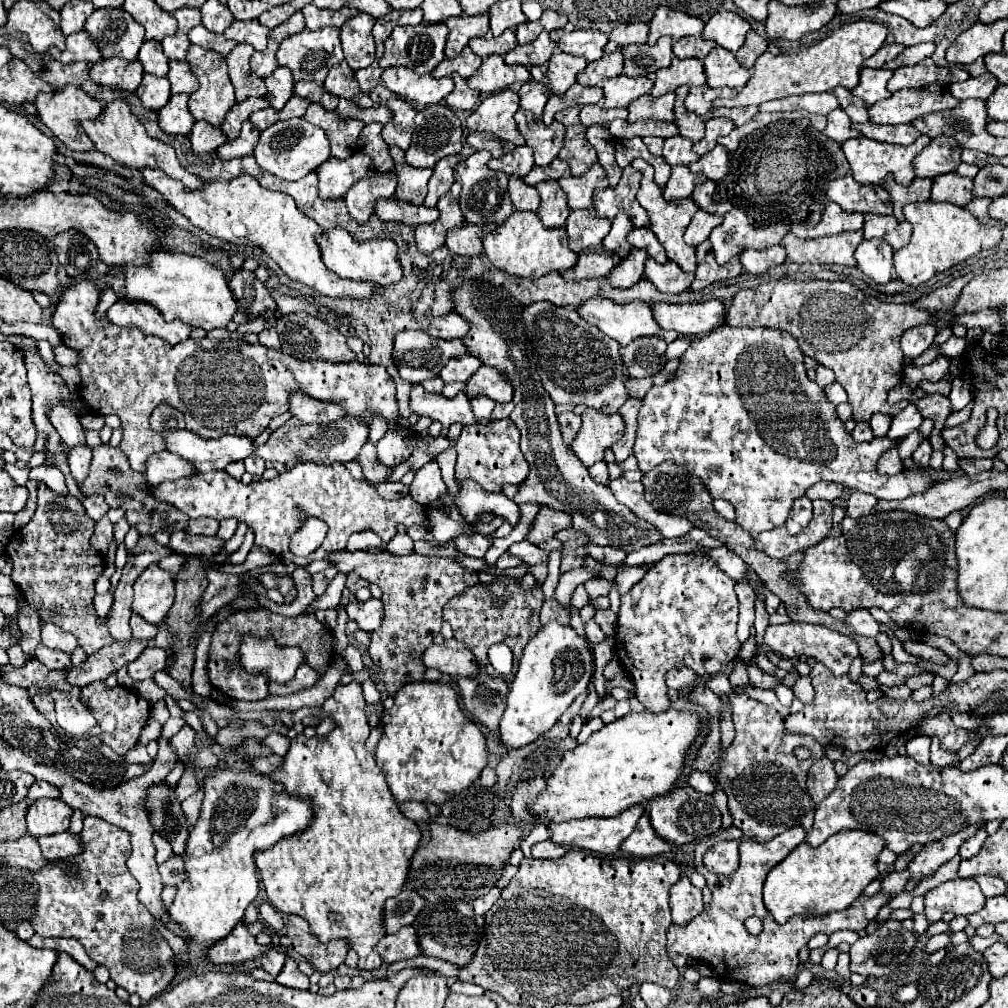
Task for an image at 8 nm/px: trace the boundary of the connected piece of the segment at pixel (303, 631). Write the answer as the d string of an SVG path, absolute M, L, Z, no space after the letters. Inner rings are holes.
M258 609L258 611L238 611L234 615L230 615L228 619L220 621L214 635L212 635L212 647L210 647L210 659L208 659L208 677L210 677L210 685L220 689L224 695L228 695L230 699L244 699L244 701L260 701L264 697L268 697L268 677L266 675L254 675L242 669L242 665L238 665L238 657L240 657L240 643L242 643L242 635L256 635L260 639L268 639L272 637L278 647L286 647L286 645L294 645L300 647L304 651L304 659L306 663L316 669L320 675L326 673L328 663L332 659L334 653L334 635L332 629L328 629L326 625L322 625L314 615L298 615L298 617L284 617L284 615L276 615L268 609Z

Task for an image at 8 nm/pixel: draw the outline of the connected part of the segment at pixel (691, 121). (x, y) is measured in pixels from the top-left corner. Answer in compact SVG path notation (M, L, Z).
M682 85L676 89L676 105L674 105L674 115L676 115L676 125L680 129L680 135L692 139L692 141L700 141L704 137L704 119L698 117L696 113L690 113L684 107L684 99L688 95L690 87Z

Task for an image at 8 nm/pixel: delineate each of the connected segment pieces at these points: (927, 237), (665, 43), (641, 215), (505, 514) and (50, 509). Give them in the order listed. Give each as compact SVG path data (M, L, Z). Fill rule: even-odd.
M910 203L904 207L904 215L912 223L914 231L910 243L894 253L894 269L898 279L912 287L926 283L936 273L958 265L966 257L976 255L982 249L994 247L1002 239L1002 231L998 227L978 223L978 219L972 217L966 209L952 203Z
M662 37L654 45L626 45L624 73L628 77L648 77L662 67L670 67L672 61L672 39Z
M632 165L624 167L624 173L614 189L594 191L594 209L608 219L614 219L618 213L626 213L634 227L648 227L646 209L636 199L642 173Z
M456 479L456 485L458 485L458 497L448 491L442 497L442 505L446 505L446 507L458 507L460 517L468 525L480 523L480 517L486 515L486 513L492 515L492 517L504 519L512 527L518 525L518 521L520 521L520 509L506 495L482 491L482 487L478 487L478 483L474 483L470 479L464 479L464 481Z
M40 483L34 517L10 537L4 549L12 561L12 581L22 589L28 605L40 613L42 621L50 621L50 611L58 607L58 627L74 633L88 655L114 643L112 635L108 635L106 621L100 621L94 609L94 583L104 571L104 557L90 545L93 533L94 519L86 515L80 499L72 495L58 497Z

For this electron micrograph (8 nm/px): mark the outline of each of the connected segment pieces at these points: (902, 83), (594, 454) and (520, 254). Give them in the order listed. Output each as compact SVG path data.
M932 57L922 59L912 67L896 69L892 79L888 81L888 91L896 93L904 87L926 87L930 83L950 85L954 81L966 81L970 75L960 67L938 67Z
M588 407L582 413L582 431L574 439L574 453L586 465L592 467L596 461L604 459L604 453L620 441L624 435L624 419L620 413L606 415Z
M514 211L506 223L498 225L492 233L488 233L484 239L484 251L486 257L498 267L500 271L506 271L516 277L528 277L538 279L550 271L566 271L576 263L576 253L568 247L566 229L548 229L542 225L540 217L536 213L518 213Z

